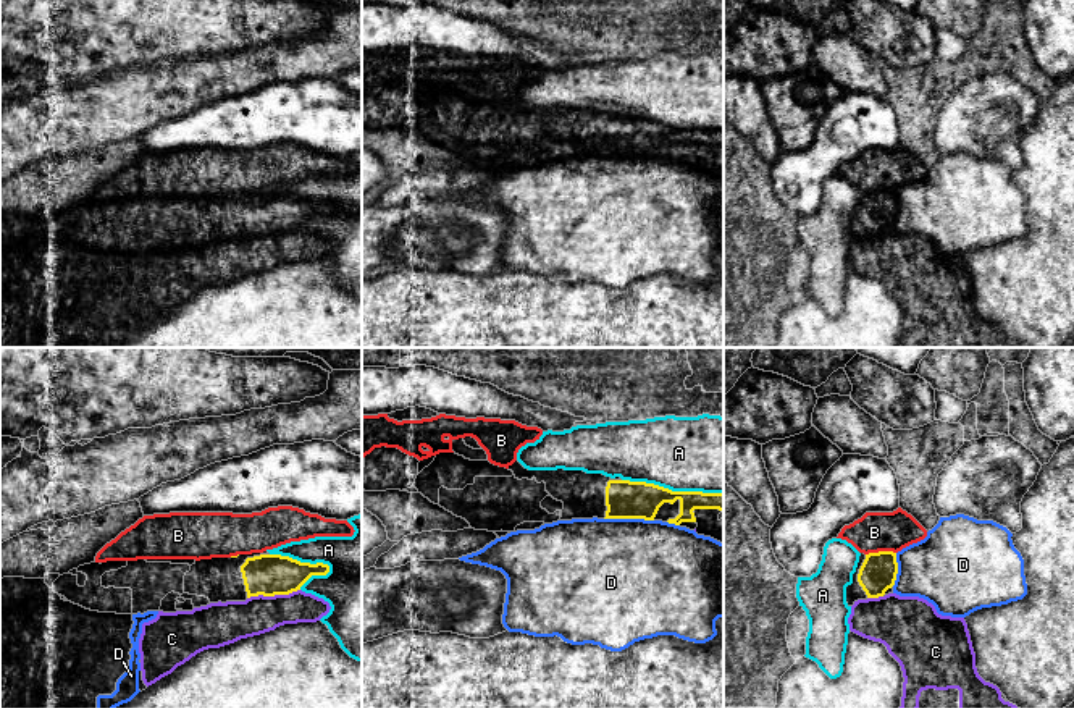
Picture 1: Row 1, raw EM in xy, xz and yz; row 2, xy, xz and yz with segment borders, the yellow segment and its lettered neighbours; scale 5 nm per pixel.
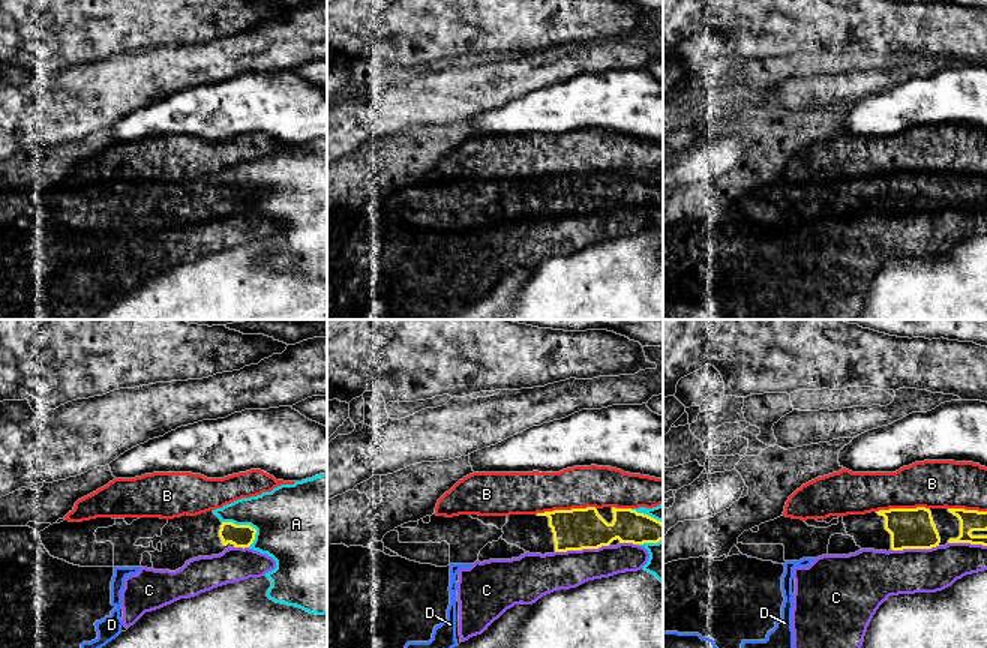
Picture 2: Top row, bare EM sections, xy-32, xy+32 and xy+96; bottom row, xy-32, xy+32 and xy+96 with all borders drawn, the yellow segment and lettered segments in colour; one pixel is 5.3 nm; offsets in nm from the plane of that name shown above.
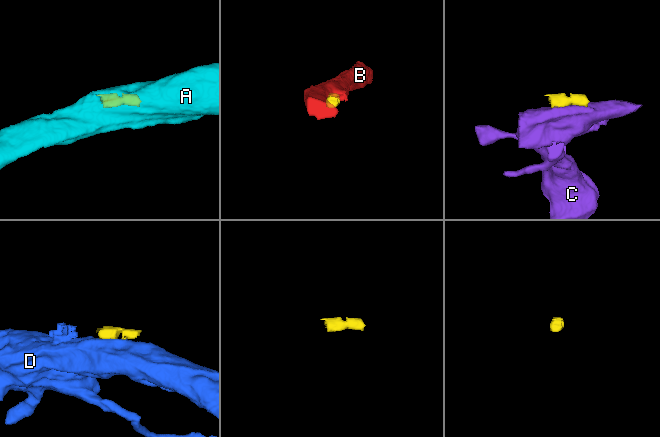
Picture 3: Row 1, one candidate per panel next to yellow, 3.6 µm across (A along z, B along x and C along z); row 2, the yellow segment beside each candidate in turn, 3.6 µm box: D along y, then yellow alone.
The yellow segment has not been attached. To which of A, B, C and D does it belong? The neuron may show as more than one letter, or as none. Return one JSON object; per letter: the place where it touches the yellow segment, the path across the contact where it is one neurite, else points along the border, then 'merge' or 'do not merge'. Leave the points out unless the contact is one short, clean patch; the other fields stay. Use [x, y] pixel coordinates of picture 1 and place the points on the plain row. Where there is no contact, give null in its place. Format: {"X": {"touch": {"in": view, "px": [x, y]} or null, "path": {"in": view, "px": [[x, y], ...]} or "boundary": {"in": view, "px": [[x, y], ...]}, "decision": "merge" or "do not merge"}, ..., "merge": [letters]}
{"A": {"touch": {"in": "xz", "px": [671, 128]}, "decision": "do not merge"}, "B": {"touch": {"in": "yz", "px": [881, 189]}, "decision": "do not merge"}, "C": {"touch": {"in": "xy", "px": [273, 233]}, "decision": "do not merge"}, "D": {"touch": {"in": "xz", "px": [629, 155]}, "boundary": {"in": "xz", "px": [[604, 155], [643, 155], [653, 159]]}, "decision": "do not merge"}, "merge": []}

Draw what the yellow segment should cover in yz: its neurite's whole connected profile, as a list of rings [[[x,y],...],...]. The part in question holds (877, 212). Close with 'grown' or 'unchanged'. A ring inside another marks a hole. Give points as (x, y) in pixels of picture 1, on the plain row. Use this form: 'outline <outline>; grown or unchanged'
outline [[[861,191],[856,210],[853,212],[853,221],[846,225],[848,244],[853,244],[858,238],[893,231],[896,212],[896,191]]]; grown

